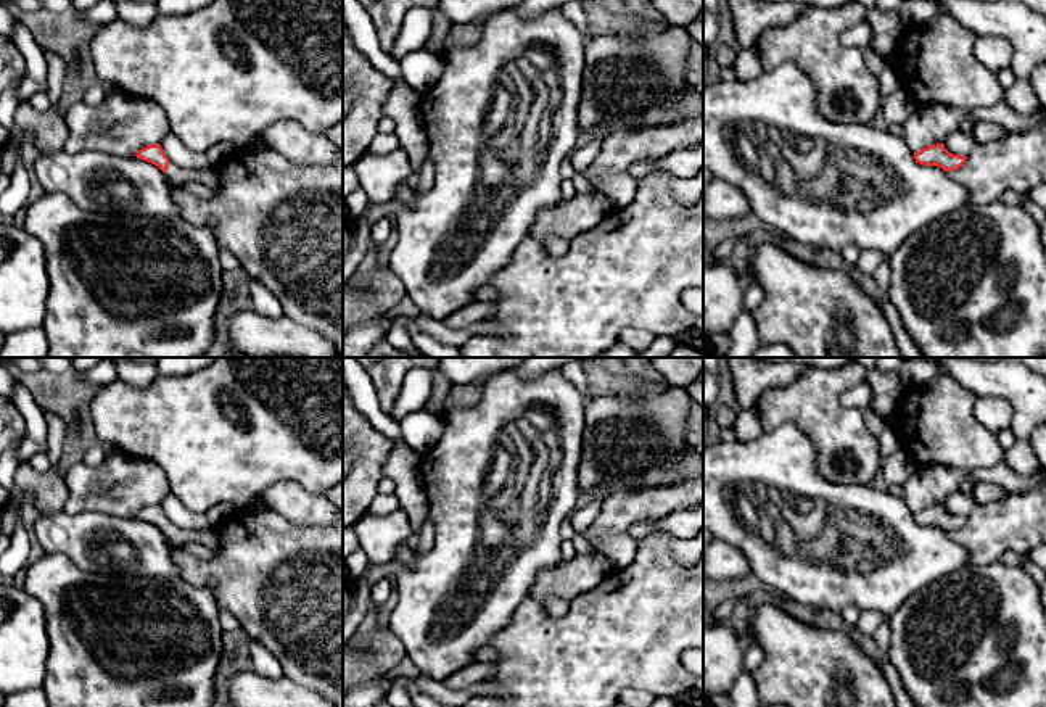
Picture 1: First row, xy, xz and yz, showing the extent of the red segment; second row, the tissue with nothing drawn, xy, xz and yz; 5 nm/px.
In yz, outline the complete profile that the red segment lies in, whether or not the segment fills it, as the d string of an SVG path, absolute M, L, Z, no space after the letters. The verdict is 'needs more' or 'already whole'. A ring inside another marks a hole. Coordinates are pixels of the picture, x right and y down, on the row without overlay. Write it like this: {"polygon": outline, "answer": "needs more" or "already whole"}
{"polygon": "M943 504L930 506L914 514L914 520L924 527L938 527L946 533L956 531L964 527L966 517L949 514Z", "answer": "already whole"}

